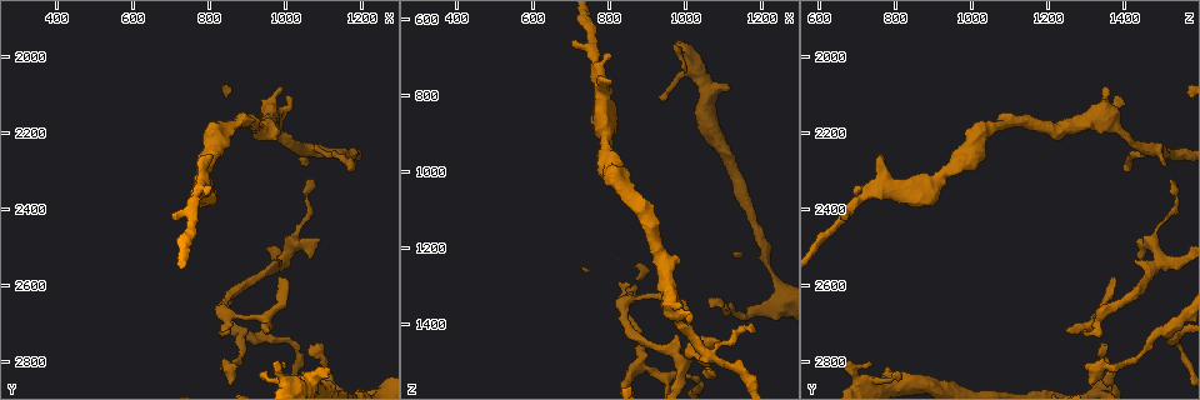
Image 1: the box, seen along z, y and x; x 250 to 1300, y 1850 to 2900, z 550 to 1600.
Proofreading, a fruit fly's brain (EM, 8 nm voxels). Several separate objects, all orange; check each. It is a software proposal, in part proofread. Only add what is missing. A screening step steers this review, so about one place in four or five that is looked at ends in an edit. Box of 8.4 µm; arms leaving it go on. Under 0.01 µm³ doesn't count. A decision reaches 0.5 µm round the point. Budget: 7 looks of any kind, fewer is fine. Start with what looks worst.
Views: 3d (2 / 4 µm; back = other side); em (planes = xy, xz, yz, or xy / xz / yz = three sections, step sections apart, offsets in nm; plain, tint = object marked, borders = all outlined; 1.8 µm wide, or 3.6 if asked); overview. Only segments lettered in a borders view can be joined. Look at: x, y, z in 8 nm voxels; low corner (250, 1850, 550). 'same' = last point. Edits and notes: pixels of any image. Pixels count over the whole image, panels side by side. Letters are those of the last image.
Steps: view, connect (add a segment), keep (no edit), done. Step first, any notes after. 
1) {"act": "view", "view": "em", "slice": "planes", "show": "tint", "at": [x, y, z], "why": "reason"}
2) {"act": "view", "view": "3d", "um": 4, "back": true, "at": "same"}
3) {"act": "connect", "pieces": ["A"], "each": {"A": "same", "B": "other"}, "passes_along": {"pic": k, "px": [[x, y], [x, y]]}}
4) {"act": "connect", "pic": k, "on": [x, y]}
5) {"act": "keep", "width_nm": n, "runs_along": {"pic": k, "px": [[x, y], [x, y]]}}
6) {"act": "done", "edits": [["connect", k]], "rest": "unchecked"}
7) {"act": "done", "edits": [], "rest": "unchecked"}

{"act": "view", "view": "3d", "um": 2, "at": [800, 2250, 760], "why": "an open end"}

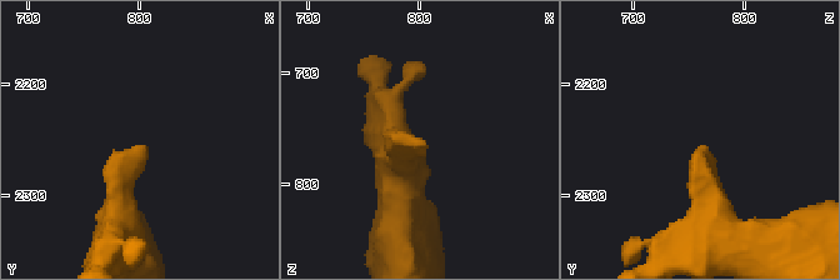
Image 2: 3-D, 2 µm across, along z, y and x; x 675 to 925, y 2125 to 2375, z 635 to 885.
{"act": "view", "view": "em", "slice": "planes", "show": "borders", "at": [806, 2256, 764]}

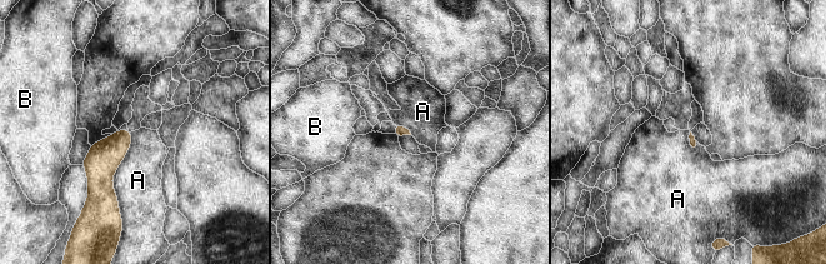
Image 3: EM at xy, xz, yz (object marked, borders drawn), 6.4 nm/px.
{"act": "keep", "each": {"A": "other", "B": "other"}, "border": {"pic": 3, "px": [[131, 132], [113, 177], [121, 219]]}, "found": "no lettered segment goes on from it"}

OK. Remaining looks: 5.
{"act": "view", "view": "3d", "um": 2, "at": [1065, 2530, 1440], "why": "branch stops here"}

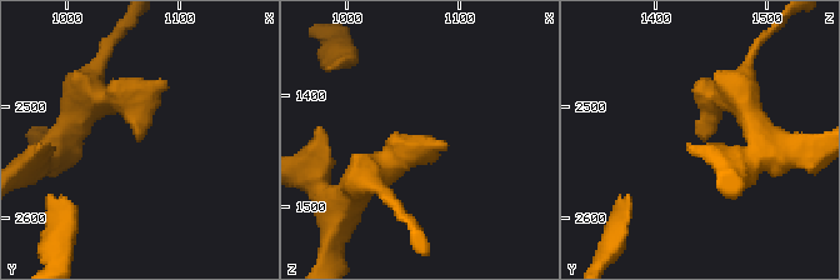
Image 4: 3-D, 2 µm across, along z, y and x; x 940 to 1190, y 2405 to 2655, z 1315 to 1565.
{"act": "view", "view": "em", "slice": "yz", "step": 8, "show": "borders", "at": [1064, 2530, 1442], "why": "now the EM"}

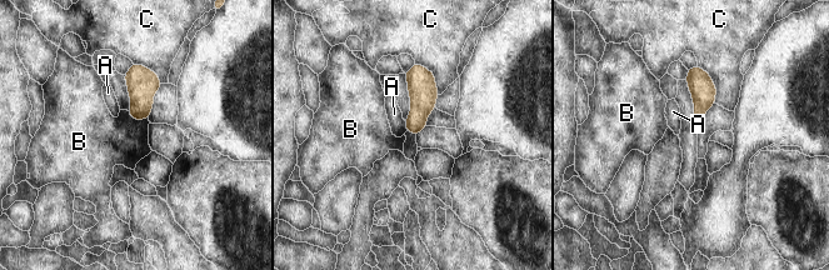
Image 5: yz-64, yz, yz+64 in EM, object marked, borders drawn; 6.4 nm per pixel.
{"act": "view", "view": "em", "slice": "planes", "show": "borders", "at": "same"}

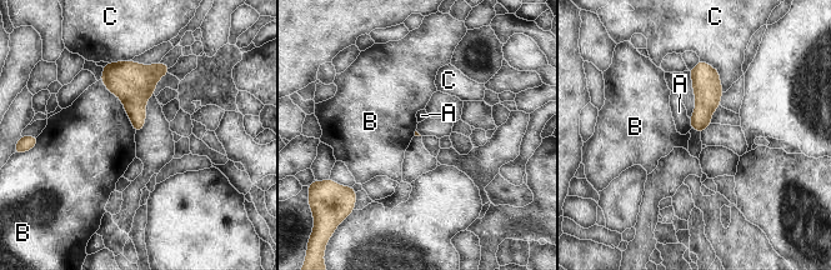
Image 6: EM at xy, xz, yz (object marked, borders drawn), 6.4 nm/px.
{"act": "keep", "each": {"A": "other", "B": "other", "C": "other"}, "border": {"pic": 6, "px": [[99, 80], [120, 100], [135, 133]]}, "found": "none of them fits"}

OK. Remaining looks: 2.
{"act": "view", "view": "em", "slice": "planes", "show": "borders", "at": [995, 2840, 700], "why": "sharp bend"}

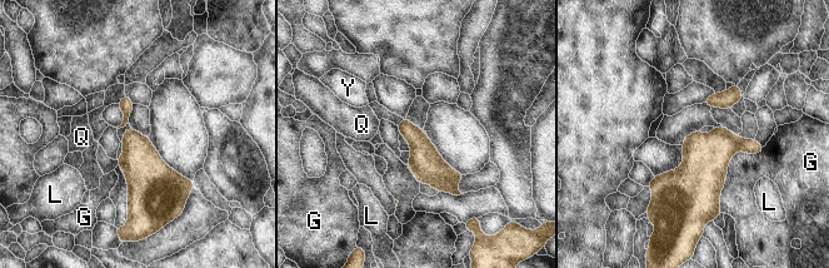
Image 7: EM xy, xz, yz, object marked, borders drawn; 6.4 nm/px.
{"act": "keep", "each": {"G": "other", "L": "other", "Q": "other", "Y": "other"}, "runs_along": {"pic": 7, "px": [[404, 123], [425, 162], [455, 192]]}, "found": "no lettered segment goes on from it"}

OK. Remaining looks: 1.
{"act": "done", "edits": [], "rest": "unchecked"}

